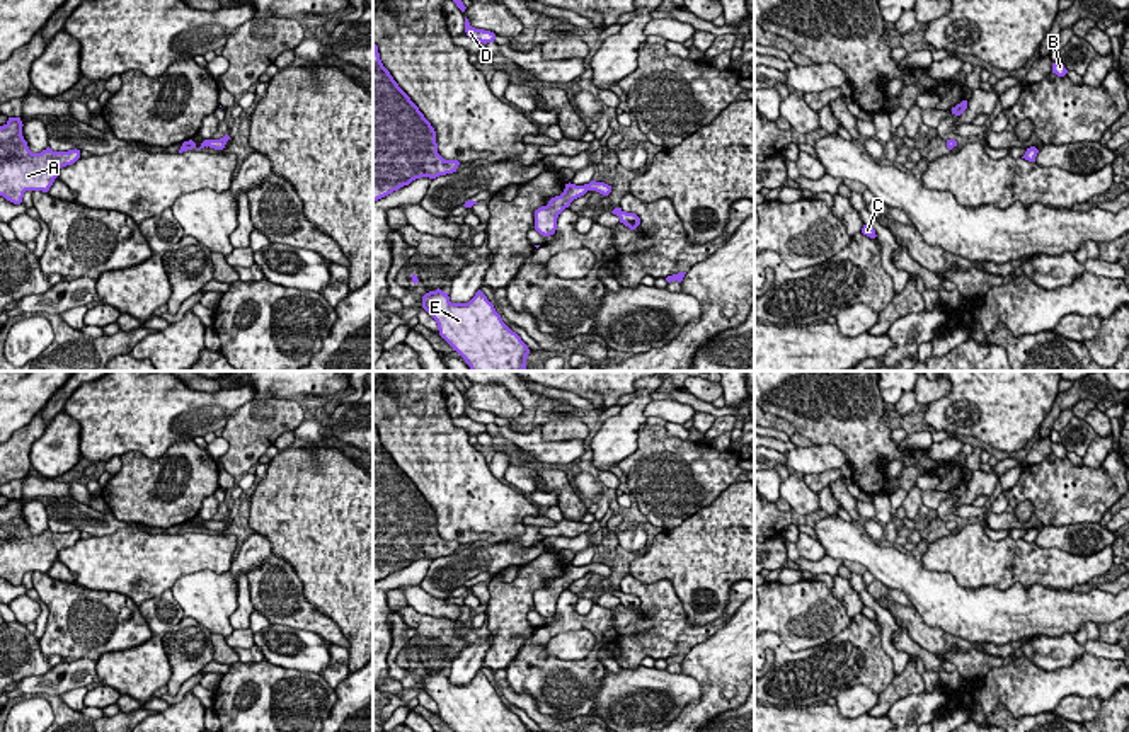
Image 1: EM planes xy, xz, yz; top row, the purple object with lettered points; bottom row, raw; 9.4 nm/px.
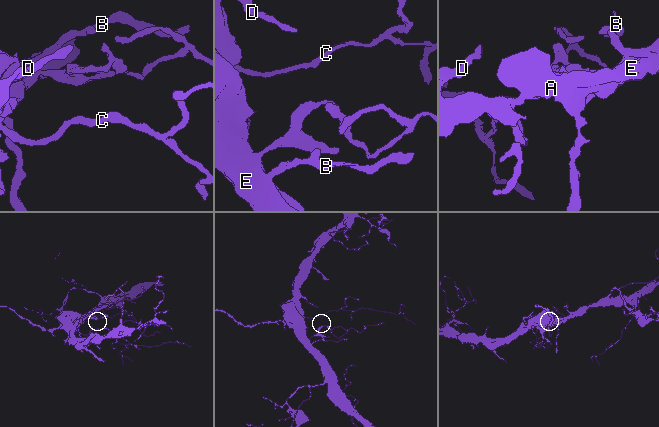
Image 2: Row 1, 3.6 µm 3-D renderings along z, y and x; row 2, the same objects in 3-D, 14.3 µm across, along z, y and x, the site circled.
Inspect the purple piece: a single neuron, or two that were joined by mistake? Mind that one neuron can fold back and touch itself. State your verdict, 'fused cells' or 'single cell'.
fused cells

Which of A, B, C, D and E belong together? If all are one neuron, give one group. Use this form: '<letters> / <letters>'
A B C E / D

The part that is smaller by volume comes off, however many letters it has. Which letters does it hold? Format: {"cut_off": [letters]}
{"cut_off": ["D"]}

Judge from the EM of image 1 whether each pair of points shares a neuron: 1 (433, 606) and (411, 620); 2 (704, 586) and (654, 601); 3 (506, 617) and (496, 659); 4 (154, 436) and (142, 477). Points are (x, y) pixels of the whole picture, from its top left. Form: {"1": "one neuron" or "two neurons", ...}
{"1": "two neurons", "2": "two neurons", "3": "one neuron", "4": "two neurons"}

